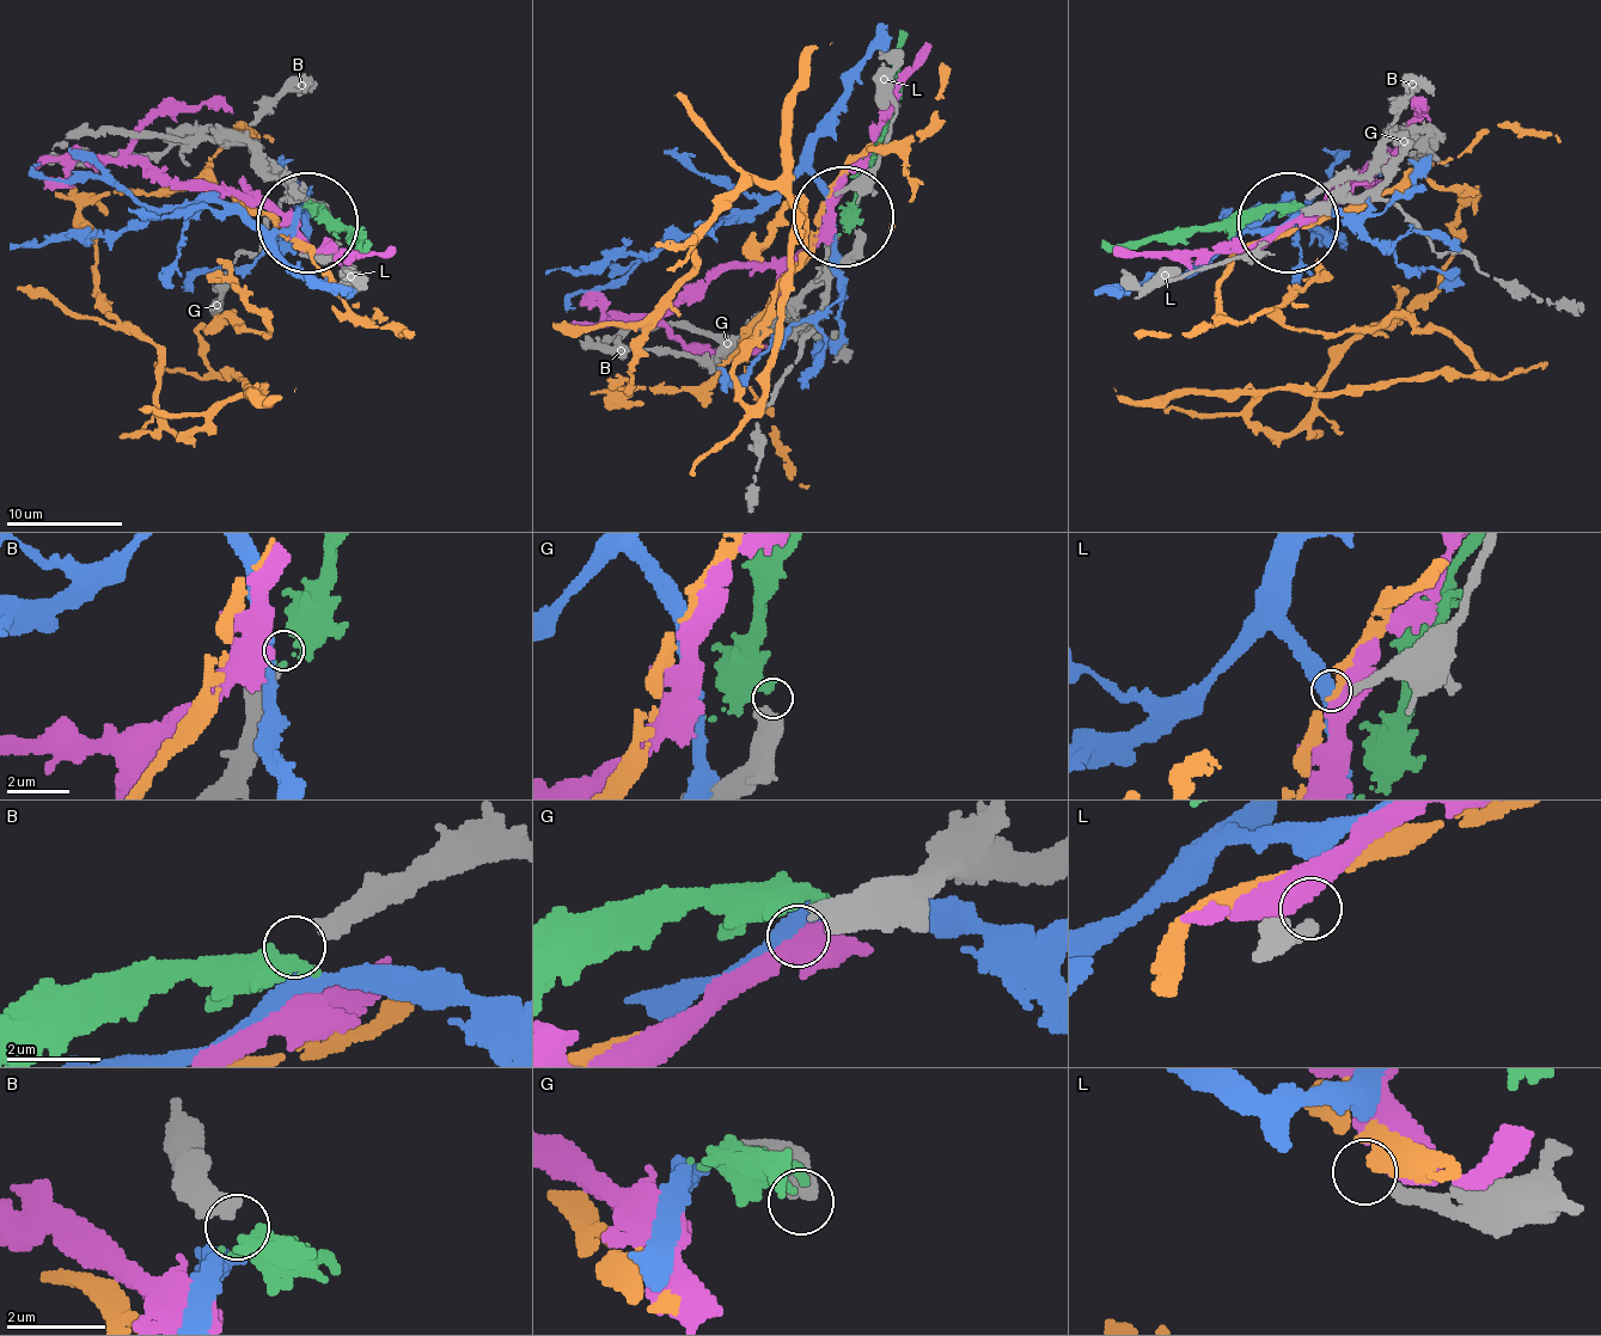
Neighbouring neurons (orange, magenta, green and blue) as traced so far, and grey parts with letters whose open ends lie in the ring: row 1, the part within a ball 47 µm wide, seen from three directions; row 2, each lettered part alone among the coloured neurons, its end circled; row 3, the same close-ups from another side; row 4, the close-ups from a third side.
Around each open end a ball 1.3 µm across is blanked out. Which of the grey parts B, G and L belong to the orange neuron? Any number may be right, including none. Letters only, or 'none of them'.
none of them

